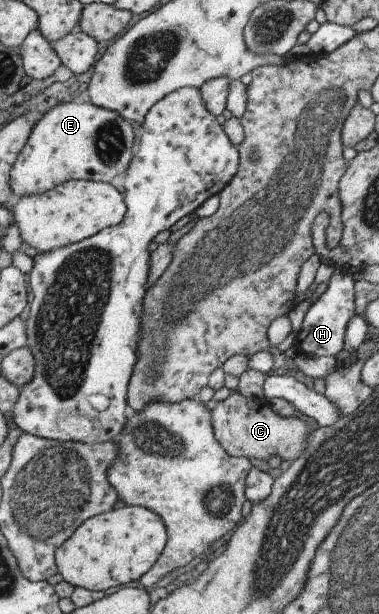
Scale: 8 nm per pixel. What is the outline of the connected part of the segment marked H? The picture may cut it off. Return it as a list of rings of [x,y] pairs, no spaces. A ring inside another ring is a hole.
[[[335,267],[327,282],[325,292],[307,308],[301,328],[297,332],[296,343],[293,346],[302,357],[334,357],[342,350],[347,322],[355,314],[354,281],[351,272]]]

